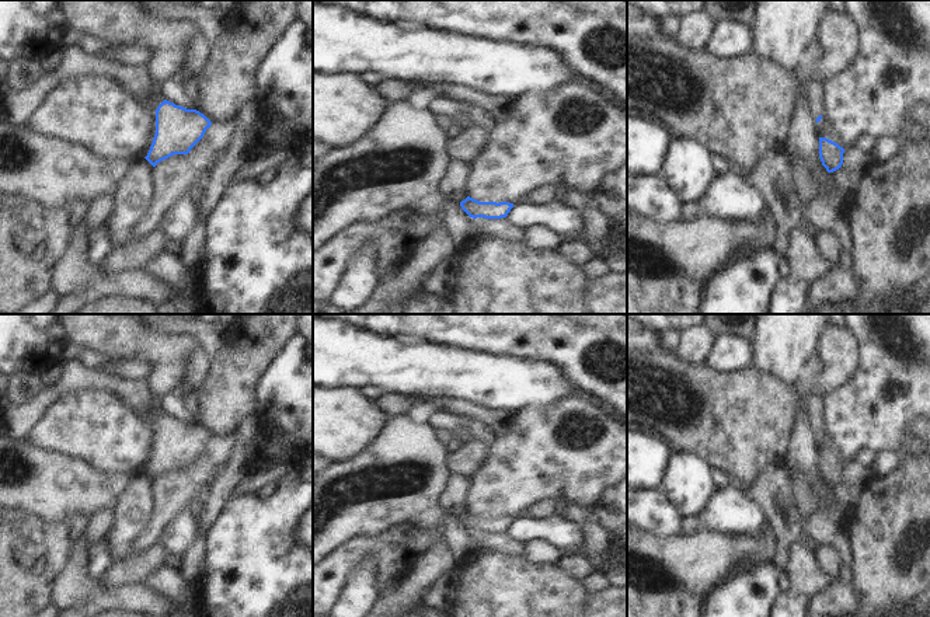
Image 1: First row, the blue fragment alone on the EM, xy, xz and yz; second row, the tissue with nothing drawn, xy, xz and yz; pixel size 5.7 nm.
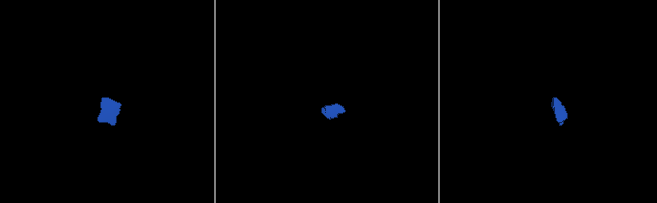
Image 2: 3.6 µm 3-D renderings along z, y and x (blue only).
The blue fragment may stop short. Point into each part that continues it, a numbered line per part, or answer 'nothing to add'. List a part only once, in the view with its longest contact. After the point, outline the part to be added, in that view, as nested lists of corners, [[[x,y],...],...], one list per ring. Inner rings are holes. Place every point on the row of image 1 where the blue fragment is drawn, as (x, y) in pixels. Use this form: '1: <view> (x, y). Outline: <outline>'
1: xy (21, 104). Outline: [[[76,45],[63,48],[60,65],[45,73],[39,81],[25,88],[7,90],[7,119],[18,125],[29,125],[34,114],[46,102],[52,91],[81,77],[112,77],[132,95],[149,100],[151,112],[156,112],[164,101],[147,66],[126,66],[108,57],[86,53]]]

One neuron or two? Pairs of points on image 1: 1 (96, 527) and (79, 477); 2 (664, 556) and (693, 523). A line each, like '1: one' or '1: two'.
1: two
2: two

